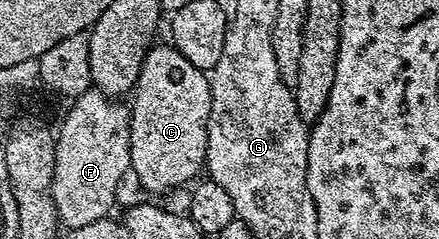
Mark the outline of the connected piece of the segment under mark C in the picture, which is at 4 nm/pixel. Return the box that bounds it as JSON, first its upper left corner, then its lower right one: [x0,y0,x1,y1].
[129,45,211,191]

